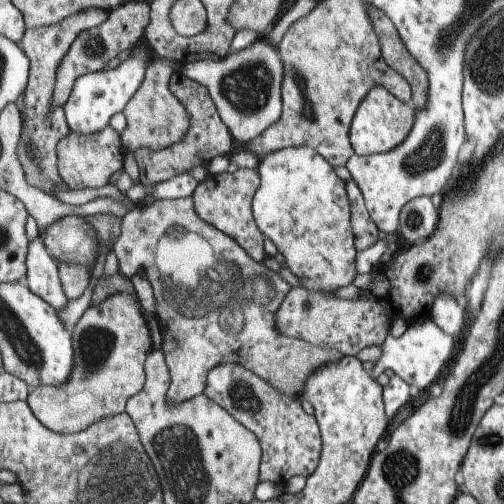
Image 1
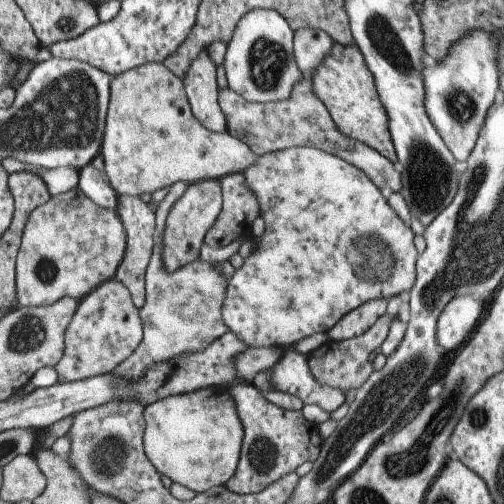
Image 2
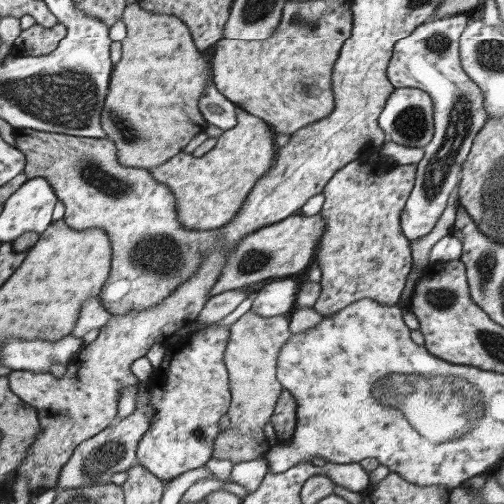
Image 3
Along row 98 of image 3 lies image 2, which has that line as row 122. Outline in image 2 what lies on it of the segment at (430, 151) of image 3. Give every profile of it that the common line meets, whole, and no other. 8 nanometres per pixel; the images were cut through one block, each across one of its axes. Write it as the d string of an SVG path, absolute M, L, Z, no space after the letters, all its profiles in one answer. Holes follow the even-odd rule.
M473 32L451 46L443 62L429 62L423 70L425 110L437 134L449 148L455 160L467 160L479 130L485 122L487 110L493 106L499 90L497 70L497 42L495 32Z

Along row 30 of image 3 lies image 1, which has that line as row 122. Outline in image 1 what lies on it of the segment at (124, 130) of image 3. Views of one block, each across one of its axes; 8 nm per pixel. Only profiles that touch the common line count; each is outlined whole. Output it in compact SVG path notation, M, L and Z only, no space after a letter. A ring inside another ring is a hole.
M153 58L151 64L145 68L145 78L141 86L135 90L135 94L129 98L129 102L121 112L127 120L127 126L121 132L121 144L125 154L135 150L151 150L151 152L167 150L169 146L179 144L187 134L187 130L191 128L187 108L169 90L169 78L175 70L179 70L179 66L181 64L169 62L165 58Z

